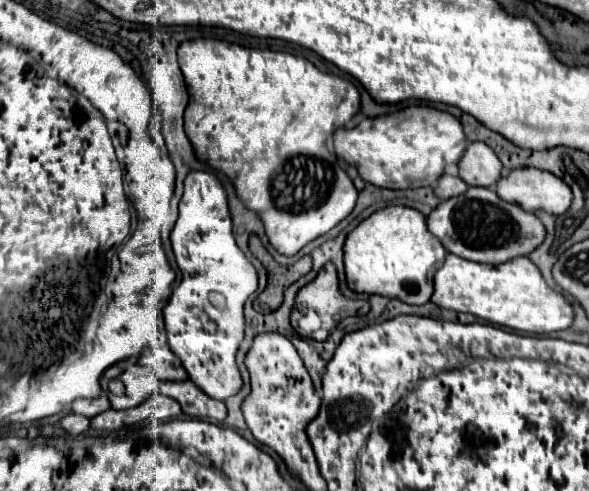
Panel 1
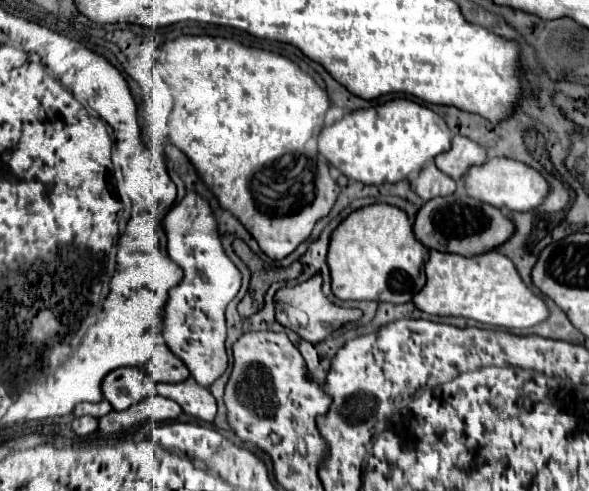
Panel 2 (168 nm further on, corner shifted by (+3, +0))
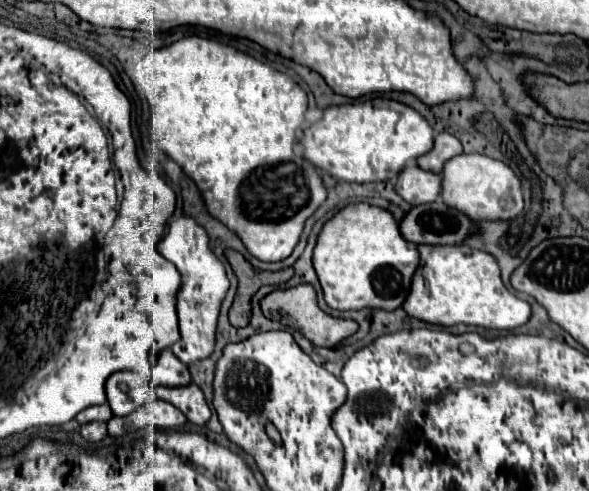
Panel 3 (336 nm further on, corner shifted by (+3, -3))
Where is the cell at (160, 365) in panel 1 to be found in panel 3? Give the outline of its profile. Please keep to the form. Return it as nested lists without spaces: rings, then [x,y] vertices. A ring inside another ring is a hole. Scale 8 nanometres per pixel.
[[[162,350],[152,368],[152,386],[186,386],[190,380],[188,366],[182,364],[172,350]]]

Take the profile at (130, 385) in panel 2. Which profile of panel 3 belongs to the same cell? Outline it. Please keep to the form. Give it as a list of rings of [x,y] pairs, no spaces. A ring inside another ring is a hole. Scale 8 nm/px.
[[[114,372],[106,380],[106,398],[114,416],[126,416],[134,408],[142,406],[152,392],[148,380],[142,380],[136,372]]]

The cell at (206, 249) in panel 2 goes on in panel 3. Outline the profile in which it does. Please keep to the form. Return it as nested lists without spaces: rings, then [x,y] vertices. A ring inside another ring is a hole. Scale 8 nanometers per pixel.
[[[180,216],[178,220],[172,220],[168,224],[168,234],[162,238],[158,250],[182,274],[182,288],[176,296],[180,340],[172,346],[172,352],[178,356],[178,360],[190,366],[198,360],[210,358],[214,352],[218,314],[220,314],[222,300],[230,290],[230,280],[224,264],[214,256],[214,252],[208,246],[206,230],[192,216]]]

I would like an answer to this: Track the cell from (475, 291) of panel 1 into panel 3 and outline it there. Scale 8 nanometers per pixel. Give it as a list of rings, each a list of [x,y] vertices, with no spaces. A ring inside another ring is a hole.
[[[424,244],[424,246],[418,246],[418,250],[420,250],[420,268],[416,270],[412,278],[412,290],[404,302],[404,310],[410,316],[420,318],[428,324],[436,324],[436,326],[454,326],[464,322],[470,326],[484,326],[484,328],[498,328],[498,330],[514,330],[518,326],[524,326],[530,320],[532,316],[530,304],[518,298],[516,294],[512,294],[504,286],[500,278],[500,268],[494,256],[482,250],[474,250],[466,244],[460,244],[460,246],[426,246]]]

